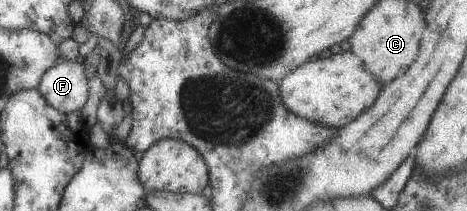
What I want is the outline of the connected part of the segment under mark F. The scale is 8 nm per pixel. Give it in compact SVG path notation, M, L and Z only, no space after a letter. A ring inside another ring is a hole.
M58 61L39 80L36 90L62 114L80 110L88 96L88 70L78 61Z

